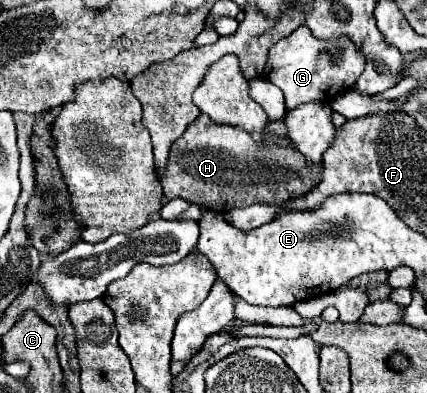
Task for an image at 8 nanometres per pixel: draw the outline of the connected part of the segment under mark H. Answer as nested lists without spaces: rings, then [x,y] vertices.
[[[203,113],[185,129],[185,133],[171,145],[169,161],[165,167],[165,173],[161,177],[161,187],[165,193],[165,199],[187,199],[189,203],[197,203],[205,209],[227,213],[235,207],[249,207],[253,203],[273,203],[273,201],[285,201],[289,197],[301,195],[311,191],[321,181],[321,165],[315,169],[305,165],[305,157],[289,147],[279,145],[267,145],[259,147],[255,141],[245,133],[241,127],[231,125],[217,125]]]

